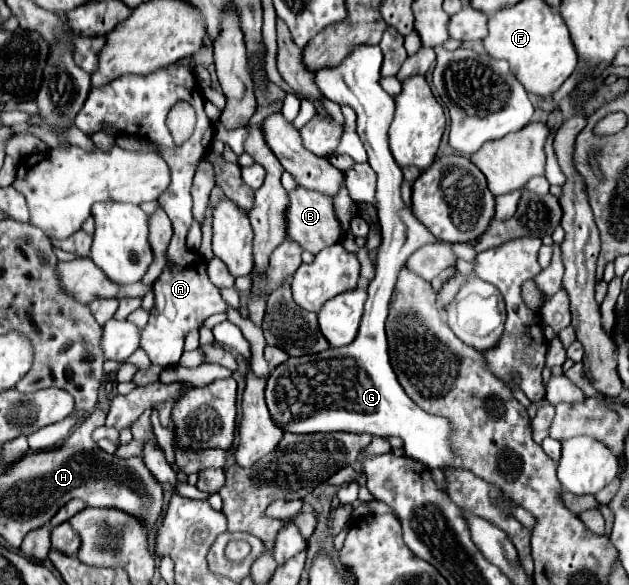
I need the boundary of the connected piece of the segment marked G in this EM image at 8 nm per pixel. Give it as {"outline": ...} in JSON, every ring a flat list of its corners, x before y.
{"outline":[[358,45,350,57,346,57,336,69,330,71,318,71,314,77,314,83,318,85,320,93,338,103,338,105,350,105,358,115,358,135,368,151,368,163,378,175,378,223,382,229,382,245,376,253,376,277,368,285,368,301,364,307,364,317,360,321,360,331,356,339,346,347,330,347,316,355,304,355,304,357,290,357,282,365,278,365,272,375,268,377,266,385,266,405,270,409,272,419,278,427,290,433,318,433,318,431,352,431,352,433,370,433,378,437,400,437,404,441,404,451,410,459,420,461,428,469,454,469,462,467,462,457,454,453,452,445,452,427,446,417,430,415,404,393,400,387,388,357,388,341,384,323,388,317,388,305,398,281,400,269,404,269,408,257,420,249,426,243,438,243,440,239,434,237,414,215,408,207,404,207,400,199,400,185,402,185,402,169,394,161,390,147,388,147,388,127,394,117,394,99,380,87,380,67,382,67,382,51,378,45]]}

